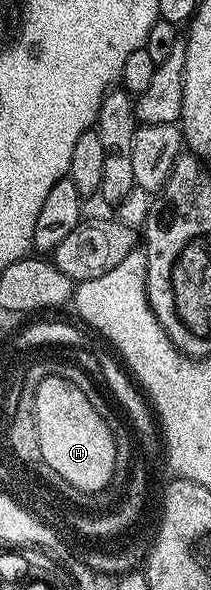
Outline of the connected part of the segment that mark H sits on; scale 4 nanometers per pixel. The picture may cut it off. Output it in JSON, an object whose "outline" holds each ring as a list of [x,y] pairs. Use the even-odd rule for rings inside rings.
{"outline":[[[52,376],[43,379],[35,392],[35,407],[39,409],[39,449],[47,458],[47,463],[52,469],[61,469],[61,474],[69,477],[73,485],[82,485],[91,491],[105,477],[106,466],[111,463],[111,455],[115,446],[109,442],[109,437],[103,431],[100,419],[95,419],[96,408],[89,407],[91,397],[84,394],[75,382],[67,378]]]}

